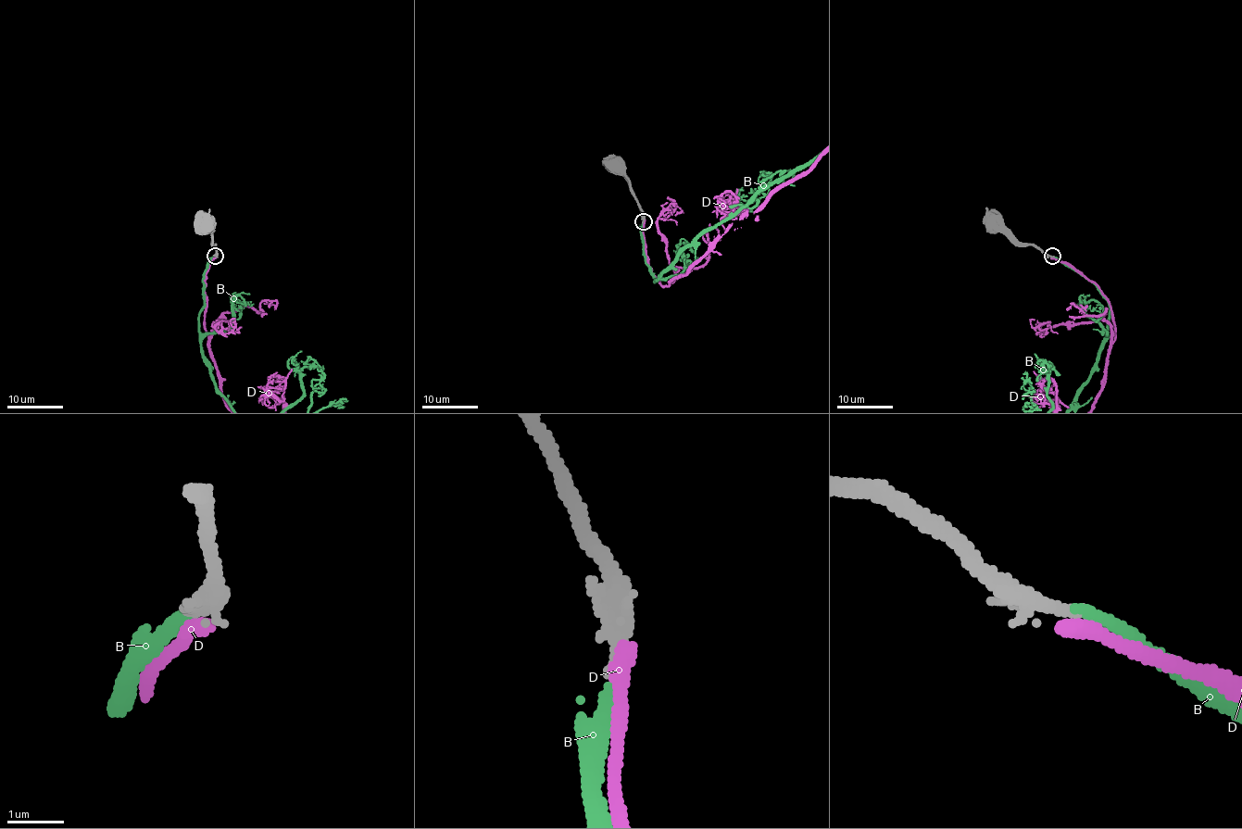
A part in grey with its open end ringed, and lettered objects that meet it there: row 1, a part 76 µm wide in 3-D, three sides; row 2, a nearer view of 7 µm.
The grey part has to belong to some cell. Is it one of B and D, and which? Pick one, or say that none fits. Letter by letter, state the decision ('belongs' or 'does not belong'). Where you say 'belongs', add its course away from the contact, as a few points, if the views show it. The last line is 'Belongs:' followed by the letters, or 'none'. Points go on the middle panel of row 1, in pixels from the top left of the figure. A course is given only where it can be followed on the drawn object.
B: belongs
D: does not belong
Belongs: B

